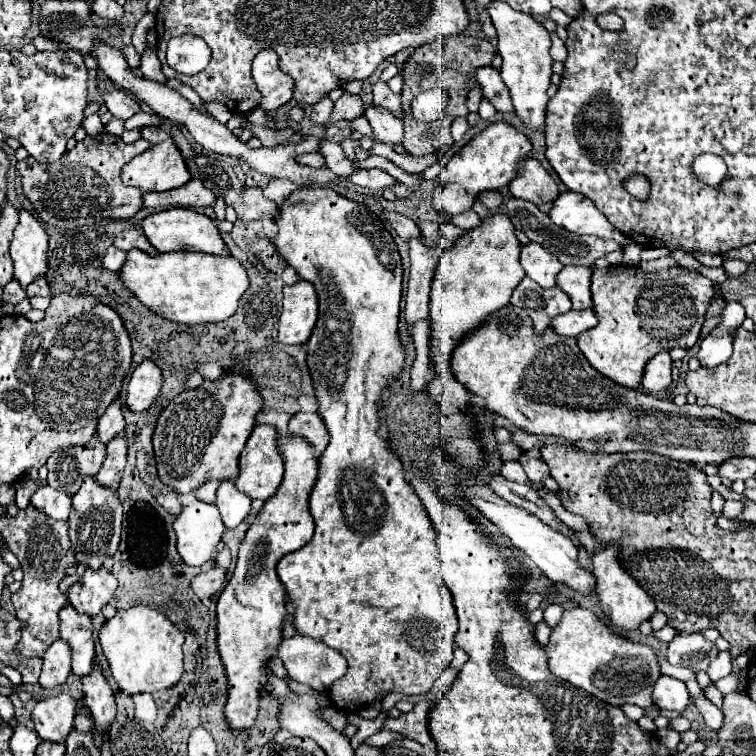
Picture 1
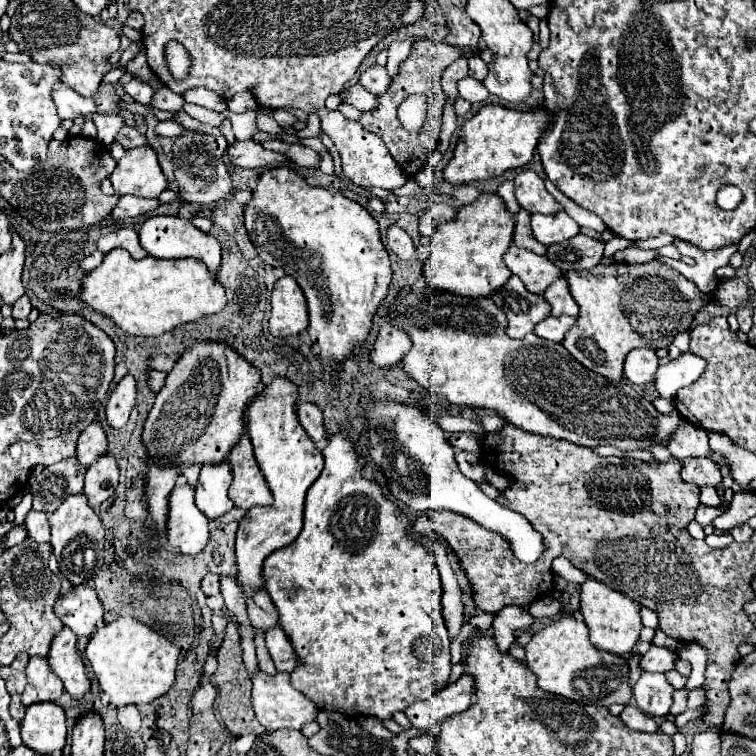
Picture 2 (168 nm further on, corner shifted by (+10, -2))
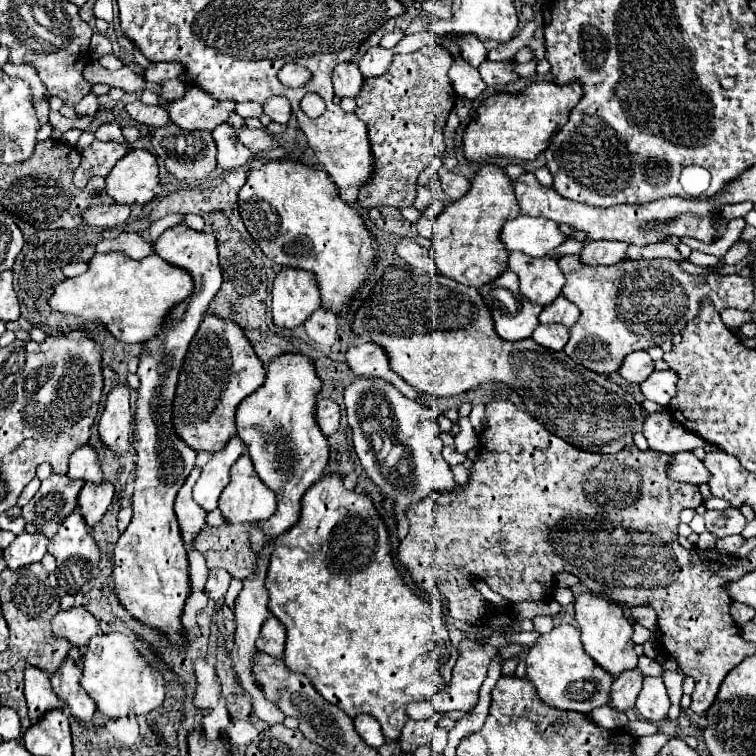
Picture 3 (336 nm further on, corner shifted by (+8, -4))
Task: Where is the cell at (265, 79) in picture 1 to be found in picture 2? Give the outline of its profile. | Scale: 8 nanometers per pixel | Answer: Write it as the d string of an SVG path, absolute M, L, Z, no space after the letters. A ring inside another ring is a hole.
M248 89L248 91L242 91L242 93L236 93L232 97L232 101L228 101L228 109L232 113L246 113L246 111L254 111L258 109L258 101L256 101L256 95Z

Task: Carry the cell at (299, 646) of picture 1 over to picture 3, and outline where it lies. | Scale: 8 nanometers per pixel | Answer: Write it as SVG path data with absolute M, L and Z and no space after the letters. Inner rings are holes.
M276 617L266 619L266 623L260 629L260 637L256 639L256 647L260 647L260 651L268 655L284 657L284 643L286 643L284 625Z

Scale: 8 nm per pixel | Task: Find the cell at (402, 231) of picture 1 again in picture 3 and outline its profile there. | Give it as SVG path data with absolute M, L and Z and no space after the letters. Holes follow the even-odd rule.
M406 237L400 239L396 251L410 267L420 267L428 275L438 273L438 267L436 267L436 261L434 261L434 253L422 249L414 239L406 239Z

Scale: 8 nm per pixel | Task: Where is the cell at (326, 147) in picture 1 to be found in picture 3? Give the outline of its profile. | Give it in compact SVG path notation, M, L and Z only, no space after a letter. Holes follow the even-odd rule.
M246 125L242 127L234 127L234 133L236 133L236 139L248 147L250 151L258 153L258 151L264 151L264 149L274 149L278 147L274 139L270 139L268 131L260 131L260 129L250 129Z

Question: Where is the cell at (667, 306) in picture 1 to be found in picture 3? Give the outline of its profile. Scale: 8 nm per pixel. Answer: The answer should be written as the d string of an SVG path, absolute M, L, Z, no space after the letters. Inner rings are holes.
M578 255L558 257L558 265L566 275L564 297L582 311L578 323L570 329L570 341L564 353L596 371L612 375L620 369L622 359L638 349L650 349L678 335L688 319L696 315L700 299L708 295L714 307L734 307L748 311L754 301L754 283L750 277L734 275L690 275L672 259L624 259L616 265L586 265Z

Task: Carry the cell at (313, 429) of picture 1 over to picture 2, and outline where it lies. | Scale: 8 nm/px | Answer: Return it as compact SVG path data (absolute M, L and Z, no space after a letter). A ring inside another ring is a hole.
M300 403L296 409L298 421L304 427L304 431L308 433L308 437L318 443L320 439L324 439L324 427L322 427L322 411L312 405L312 403Z

